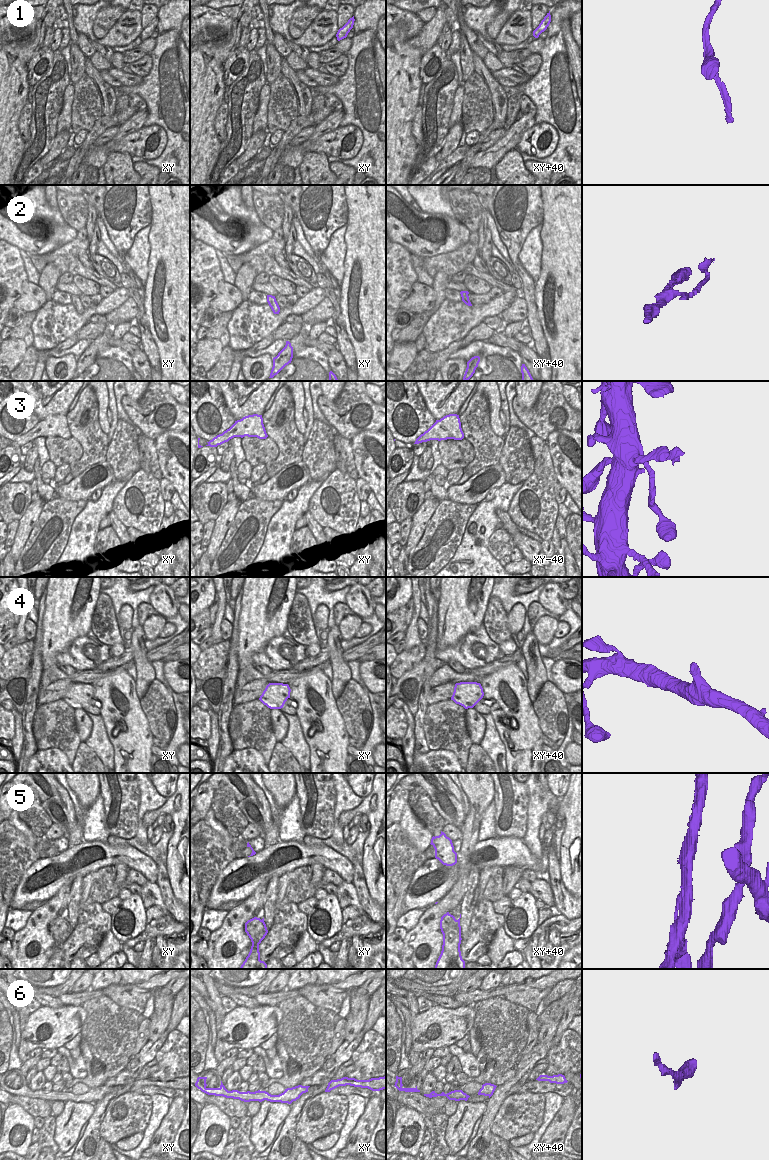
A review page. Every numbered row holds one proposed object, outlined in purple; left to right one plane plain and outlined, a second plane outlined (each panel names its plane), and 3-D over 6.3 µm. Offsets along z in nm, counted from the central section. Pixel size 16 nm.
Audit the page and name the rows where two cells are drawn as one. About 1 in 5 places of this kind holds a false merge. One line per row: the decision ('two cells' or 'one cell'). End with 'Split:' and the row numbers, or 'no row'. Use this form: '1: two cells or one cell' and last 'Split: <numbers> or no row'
1: one cell
2: one cell
3: one cell
4: one cell
5: two cells
6: one cell
Split: 5

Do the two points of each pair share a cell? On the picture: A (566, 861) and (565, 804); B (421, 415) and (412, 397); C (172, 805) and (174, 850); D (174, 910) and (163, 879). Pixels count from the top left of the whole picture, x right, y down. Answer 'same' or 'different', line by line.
A: same
B: same
C: same
D: same

